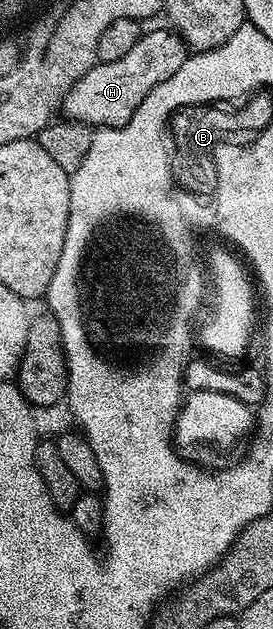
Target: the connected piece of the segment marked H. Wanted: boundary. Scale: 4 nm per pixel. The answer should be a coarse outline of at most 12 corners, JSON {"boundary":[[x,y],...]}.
{"boundary":[[142,33],[123,60],[98,62],[61,101],[64,117],[122,126],[175,76],[187,47]]}

